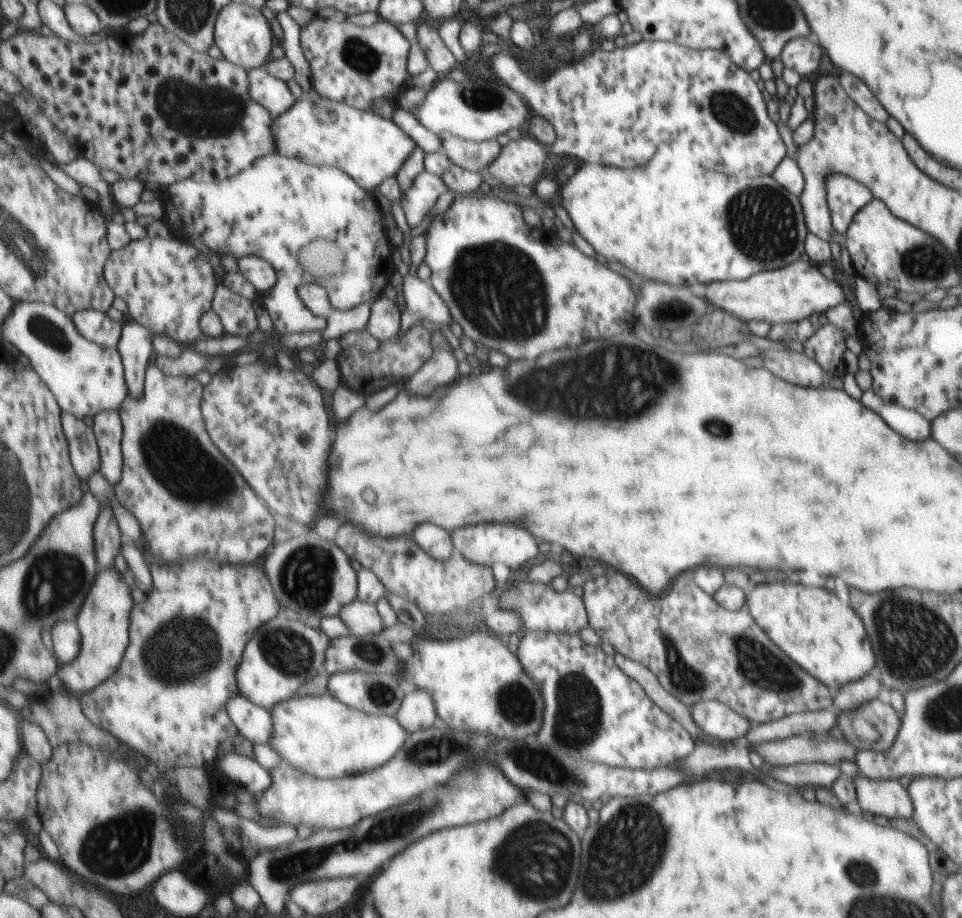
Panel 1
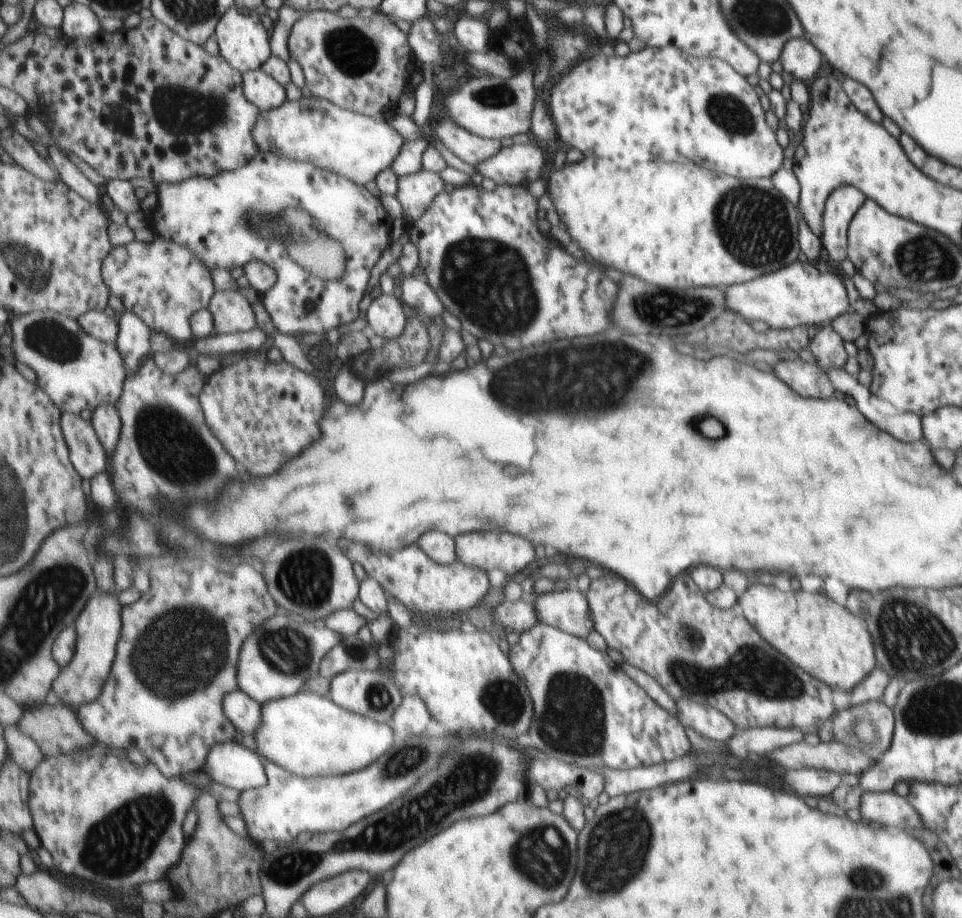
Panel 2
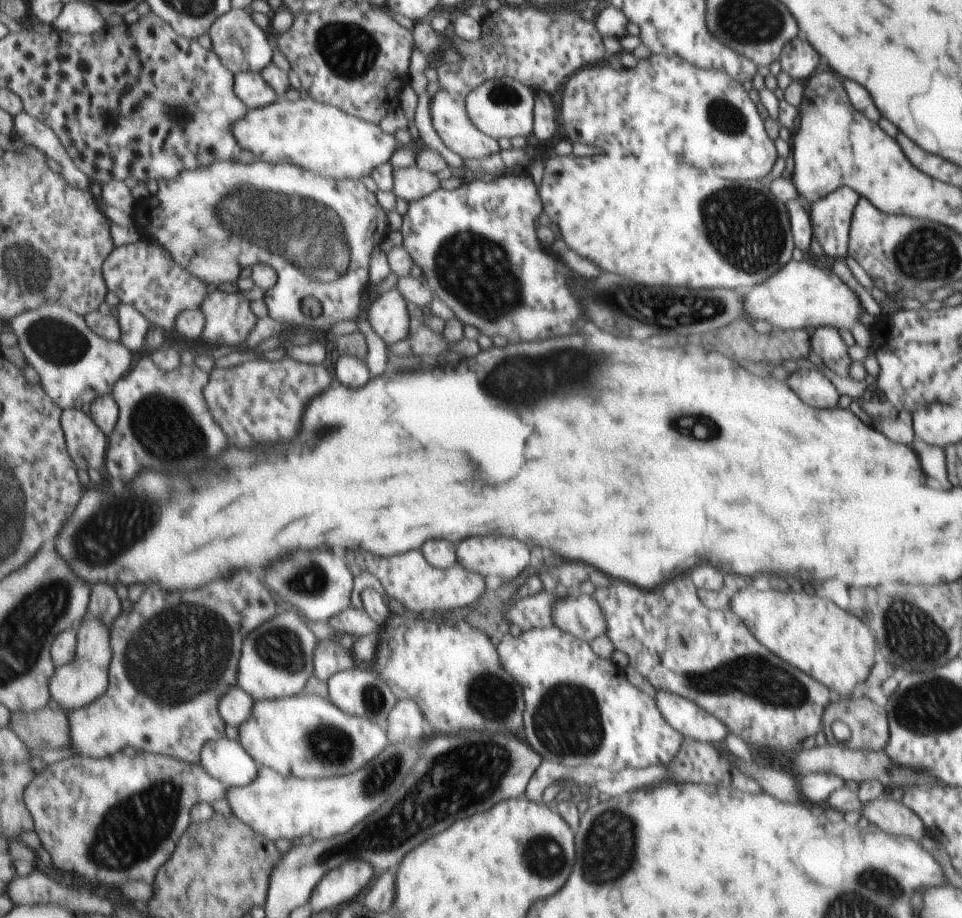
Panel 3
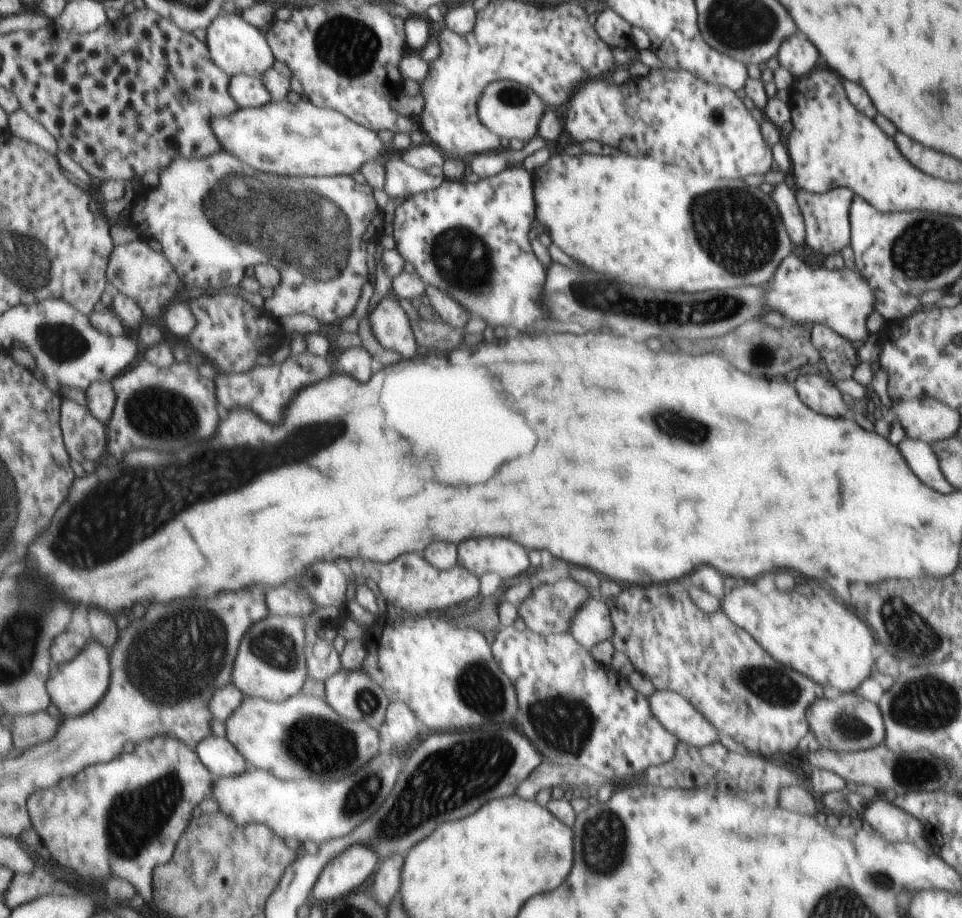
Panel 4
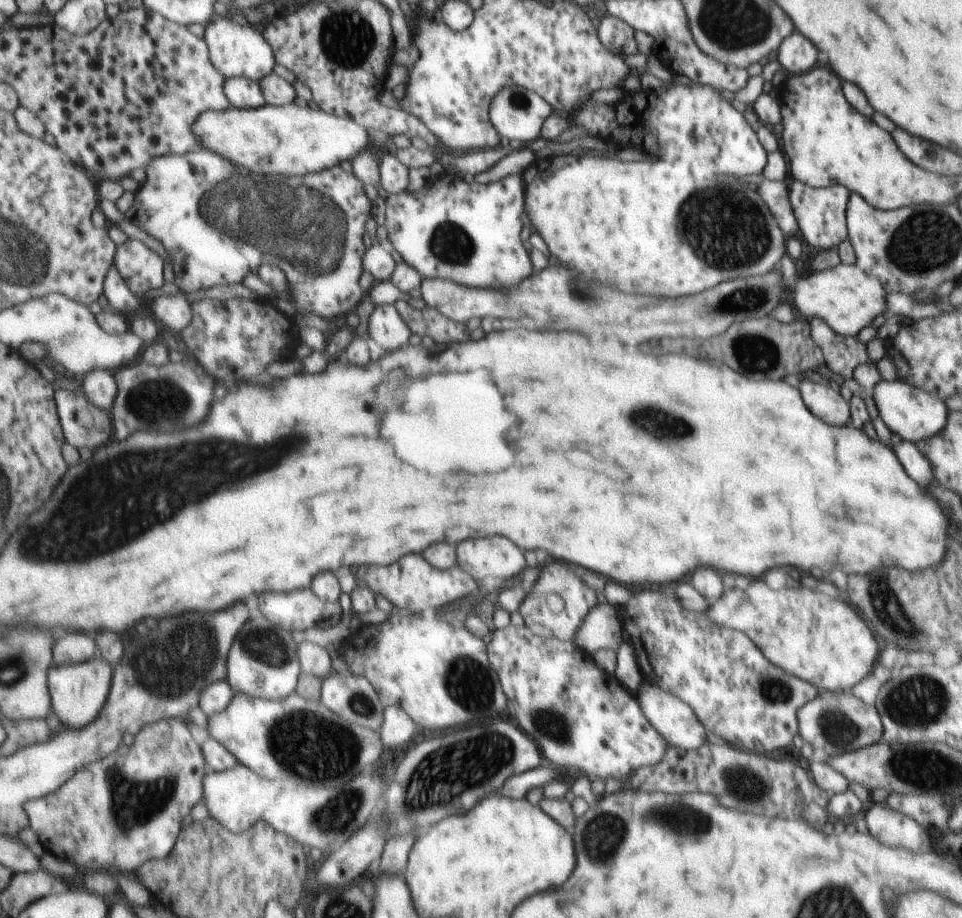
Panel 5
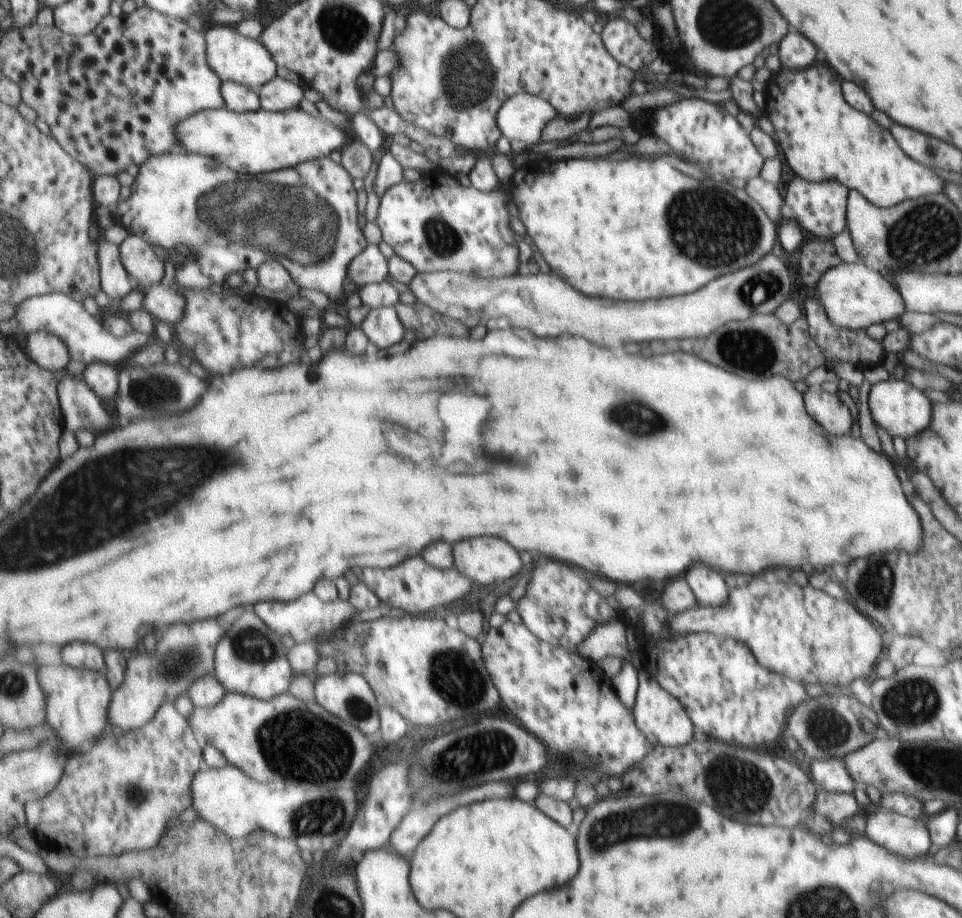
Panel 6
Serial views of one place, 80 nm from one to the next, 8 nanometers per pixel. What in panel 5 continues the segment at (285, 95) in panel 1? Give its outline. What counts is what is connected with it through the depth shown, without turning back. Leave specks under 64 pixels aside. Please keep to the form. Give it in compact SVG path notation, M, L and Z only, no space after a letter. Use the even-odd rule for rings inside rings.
M245 77L228 78L225 92L232 106L238 109L256 109L266 105L260 83Z

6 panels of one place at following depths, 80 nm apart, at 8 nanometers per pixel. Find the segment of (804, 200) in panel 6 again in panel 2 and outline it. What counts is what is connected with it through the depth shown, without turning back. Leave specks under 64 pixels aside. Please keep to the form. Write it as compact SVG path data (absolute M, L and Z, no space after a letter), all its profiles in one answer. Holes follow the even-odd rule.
M841 185L831 191L822 208L820 240L828 258L841 262L845 260L846 232L849 221L861 203L866 199L863 192L854 185Z

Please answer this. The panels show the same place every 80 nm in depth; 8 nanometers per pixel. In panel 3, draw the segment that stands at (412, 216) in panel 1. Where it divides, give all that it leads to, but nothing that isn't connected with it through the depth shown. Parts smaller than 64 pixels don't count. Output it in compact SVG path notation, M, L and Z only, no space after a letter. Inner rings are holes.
M415 164L410 167L397 167L393 176L392 192L397 199L407 204L441 188L441 182L435 173L423 170Z

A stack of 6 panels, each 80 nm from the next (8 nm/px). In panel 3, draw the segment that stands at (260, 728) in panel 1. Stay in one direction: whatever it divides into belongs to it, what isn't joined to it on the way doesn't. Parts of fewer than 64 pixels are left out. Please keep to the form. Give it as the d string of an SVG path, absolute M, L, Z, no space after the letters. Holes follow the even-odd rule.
M235 685L226 692L218 707L226 724L240 728L240 724L250 717L253 705L254 698Z

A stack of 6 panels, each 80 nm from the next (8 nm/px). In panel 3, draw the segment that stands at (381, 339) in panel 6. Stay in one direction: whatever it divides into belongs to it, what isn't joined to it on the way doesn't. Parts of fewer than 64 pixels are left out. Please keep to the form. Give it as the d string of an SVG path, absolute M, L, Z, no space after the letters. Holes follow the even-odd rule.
M397 288L374 300L368 310L368 320L387 346L405 340L411 330L407 301Z

